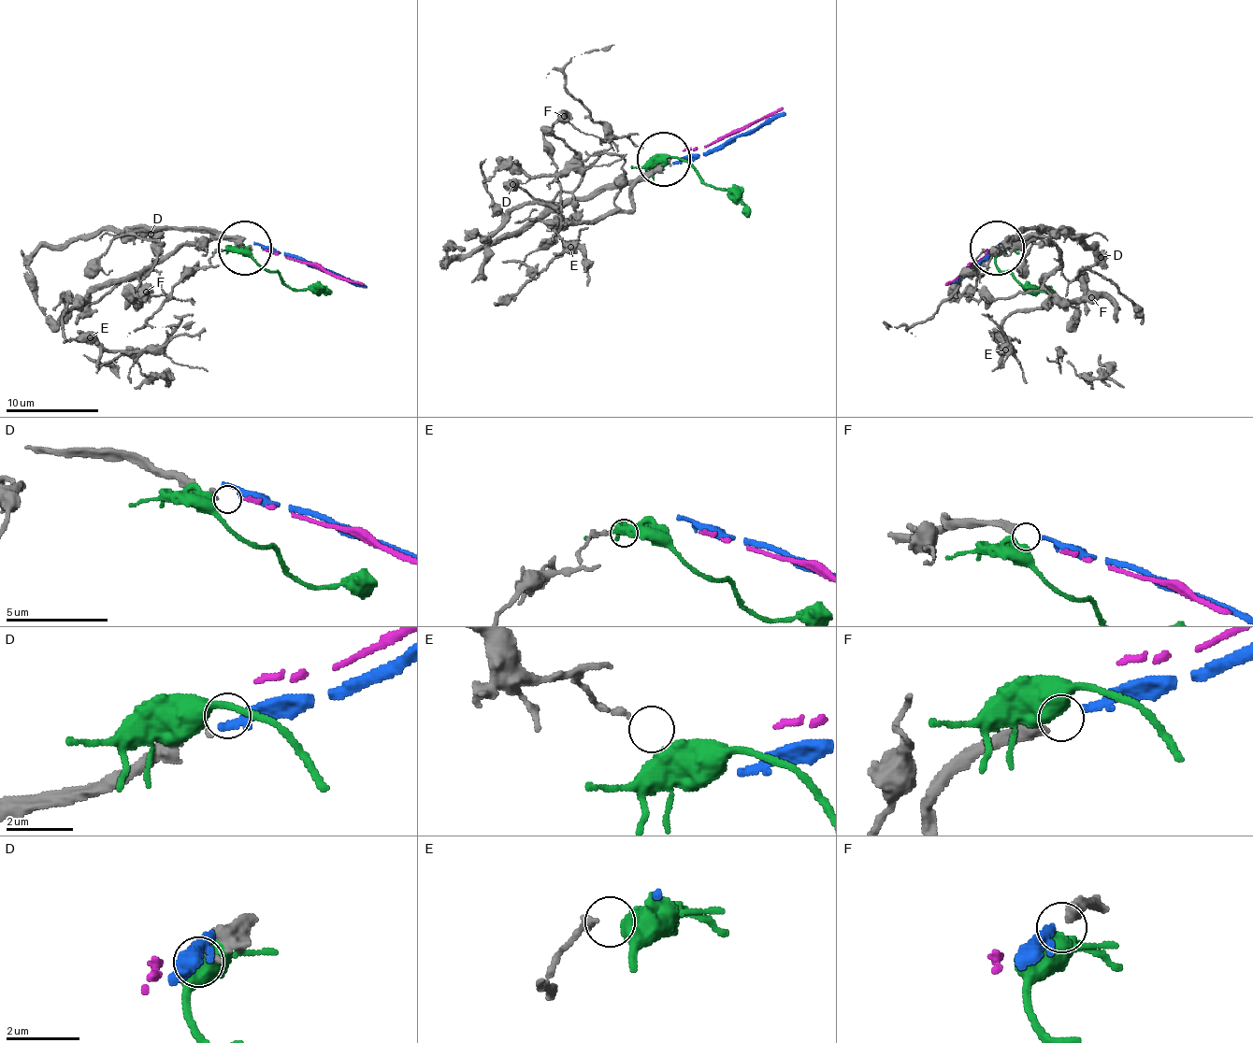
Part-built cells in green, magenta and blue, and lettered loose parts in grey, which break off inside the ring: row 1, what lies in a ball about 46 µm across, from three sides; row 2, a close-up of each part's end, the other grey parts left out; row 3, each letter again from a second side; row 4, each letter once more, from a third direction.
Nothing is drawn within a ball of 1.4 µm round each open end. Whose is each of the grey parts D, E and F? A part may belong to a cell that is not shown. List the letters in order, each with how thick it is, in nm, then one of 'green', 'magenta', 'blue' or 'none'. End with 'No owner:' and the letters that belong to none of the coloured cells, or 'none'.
D: 150 nm | none
E: 170 nm | green
F: 420 nm | blue
No owner: D

